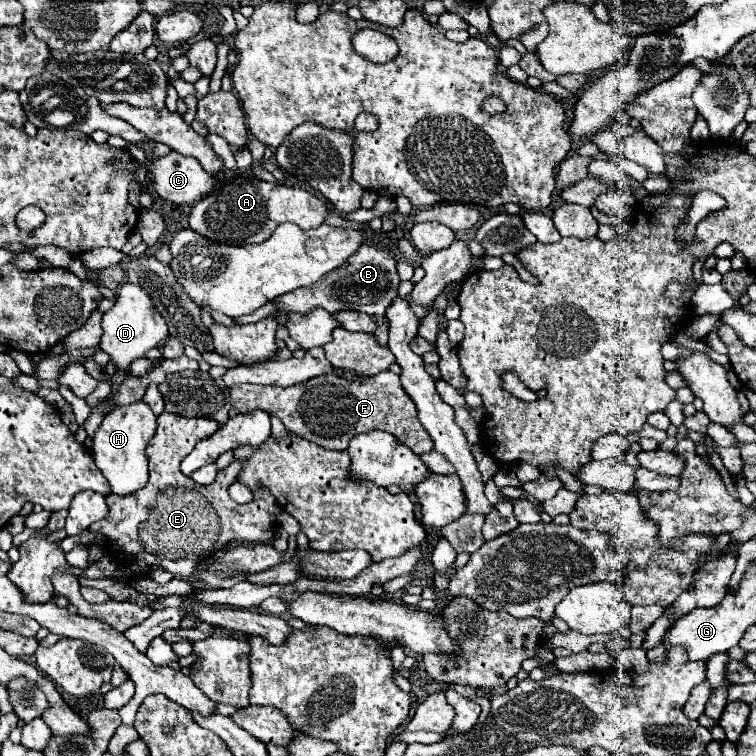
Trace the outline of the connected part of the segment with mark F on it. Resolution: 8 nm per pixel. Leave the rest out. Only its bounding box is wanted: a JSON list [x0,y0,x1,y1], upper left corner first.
[230,372,434,454]

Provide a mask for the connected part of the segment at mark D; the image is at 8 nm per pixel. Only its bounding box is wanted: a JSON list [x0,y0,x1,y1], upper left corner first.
[100,282,168,370]

